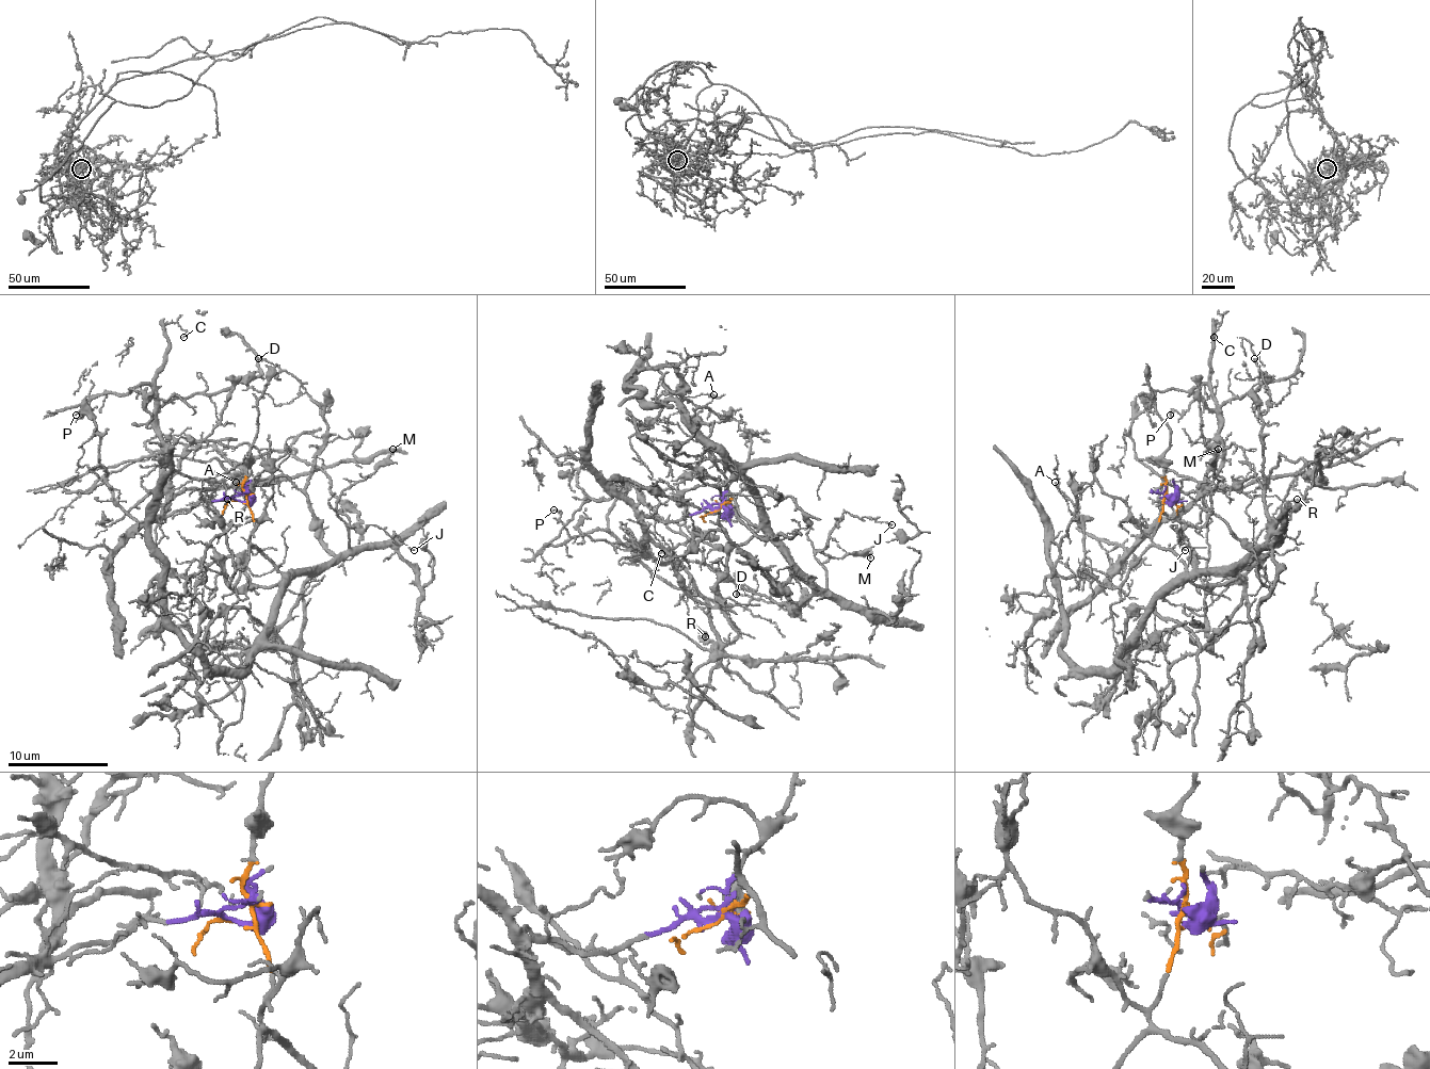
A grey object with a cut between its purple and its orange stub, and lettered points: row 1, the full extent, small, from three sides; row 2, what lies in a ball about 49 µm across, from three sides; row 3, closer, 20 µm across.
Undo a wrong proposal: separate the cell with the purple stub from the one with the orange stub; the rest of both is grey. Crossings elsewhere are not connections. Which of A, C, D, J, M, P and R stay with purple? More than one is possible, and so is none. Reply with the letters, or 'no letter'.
C, P, R

